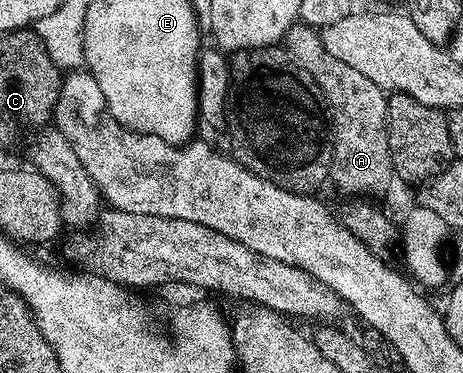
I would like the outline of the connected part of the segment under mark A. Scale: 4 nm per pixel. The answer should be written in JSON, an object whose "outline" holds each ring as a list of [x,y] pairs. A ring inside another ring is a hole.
{"outline":[[[296,23],[291,30],[285,32],[283,47],[300,68],[305,68],[311,78],[320,86],[321,93],[327,101],[328,111],[331,113],[333,126],[333,167],[331,169],[332,183],[337,183],[341,192],[346,192],[349,198],[377,198],[395,184],[393,171],[393,151],[389,145],[389,131],[387,130],[387,93],[385,89],[375,86],[371,78],[359,74],[347,62],[339,62],[339,58],[329,53],[327,46],[323,46],[321,33],[309,24]]]}

